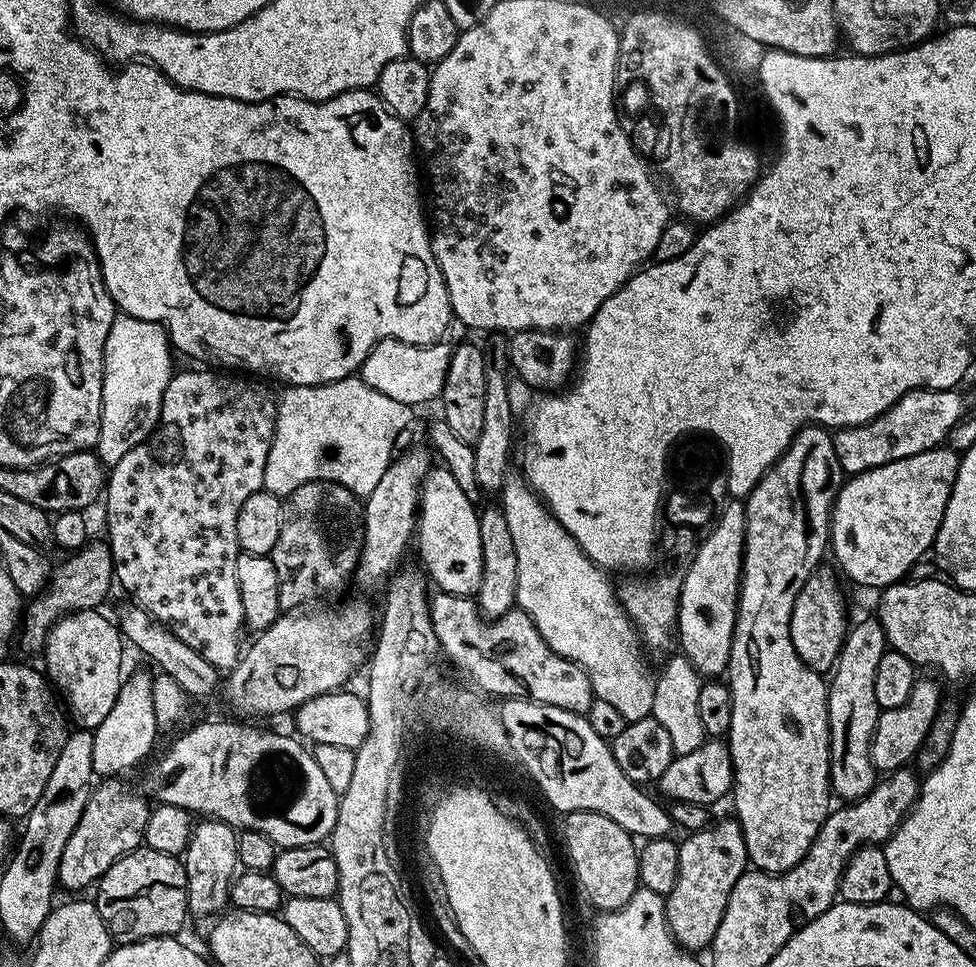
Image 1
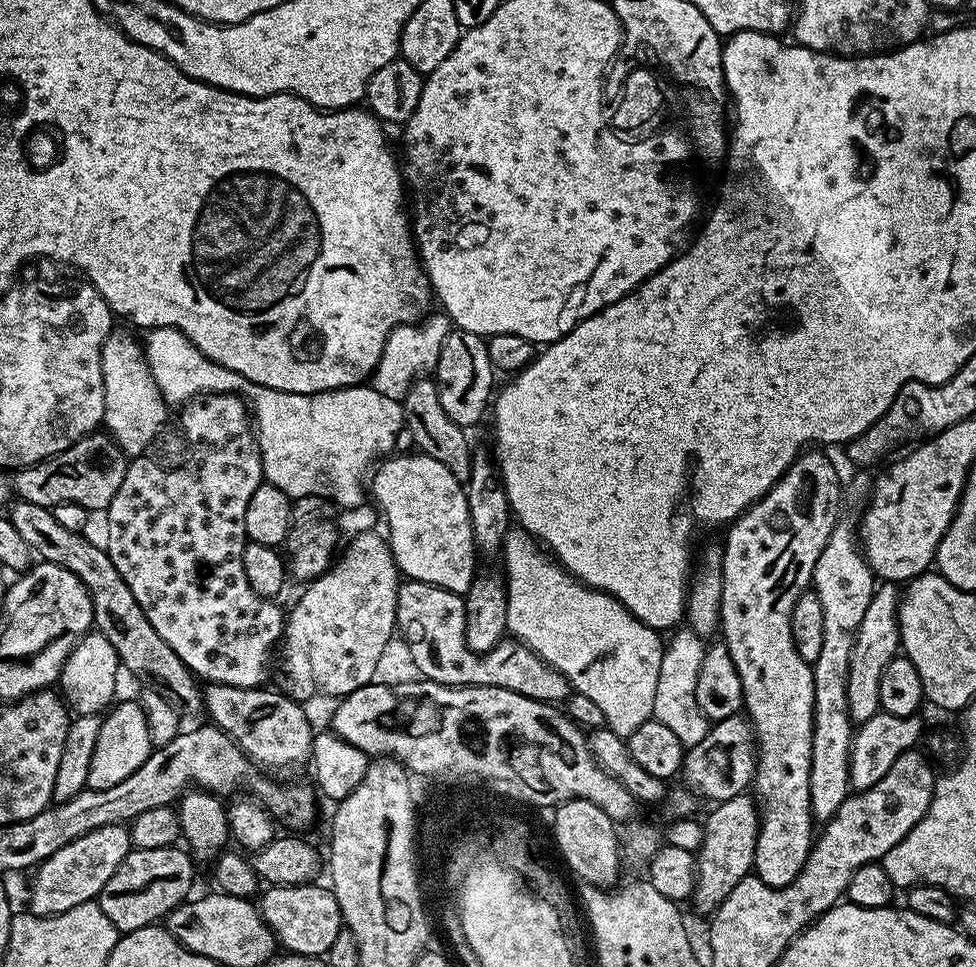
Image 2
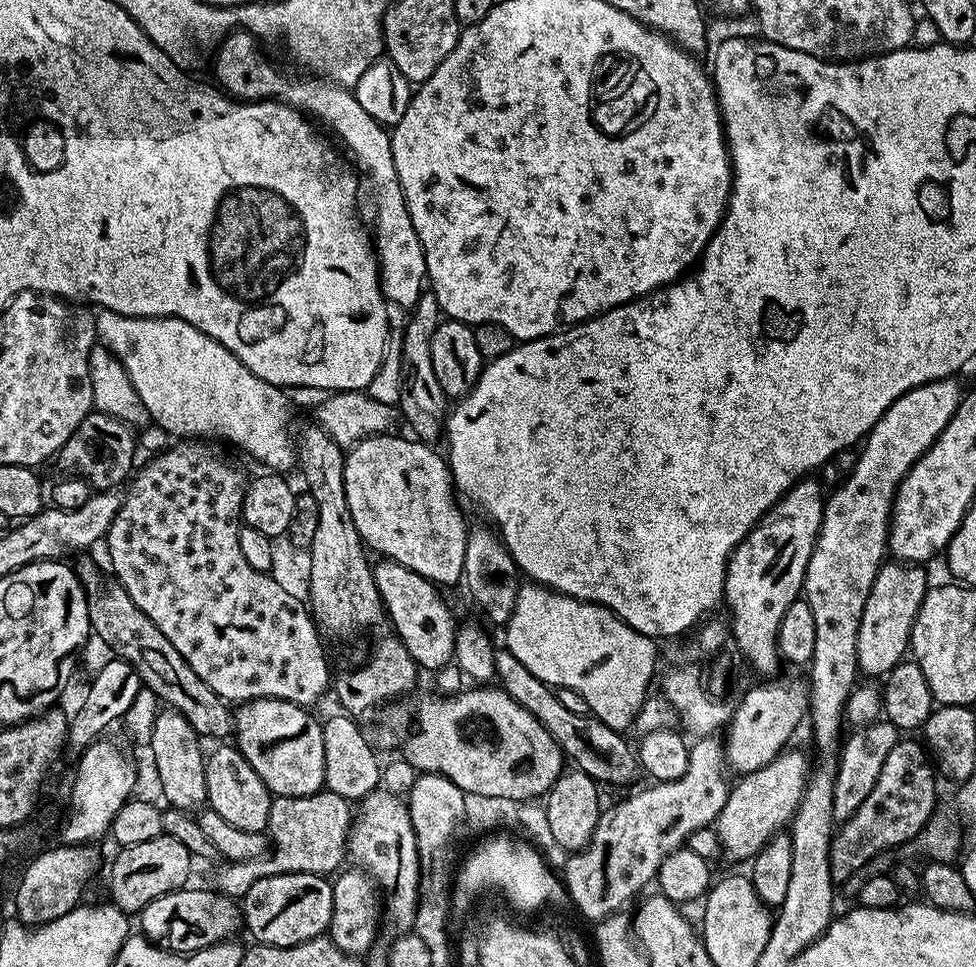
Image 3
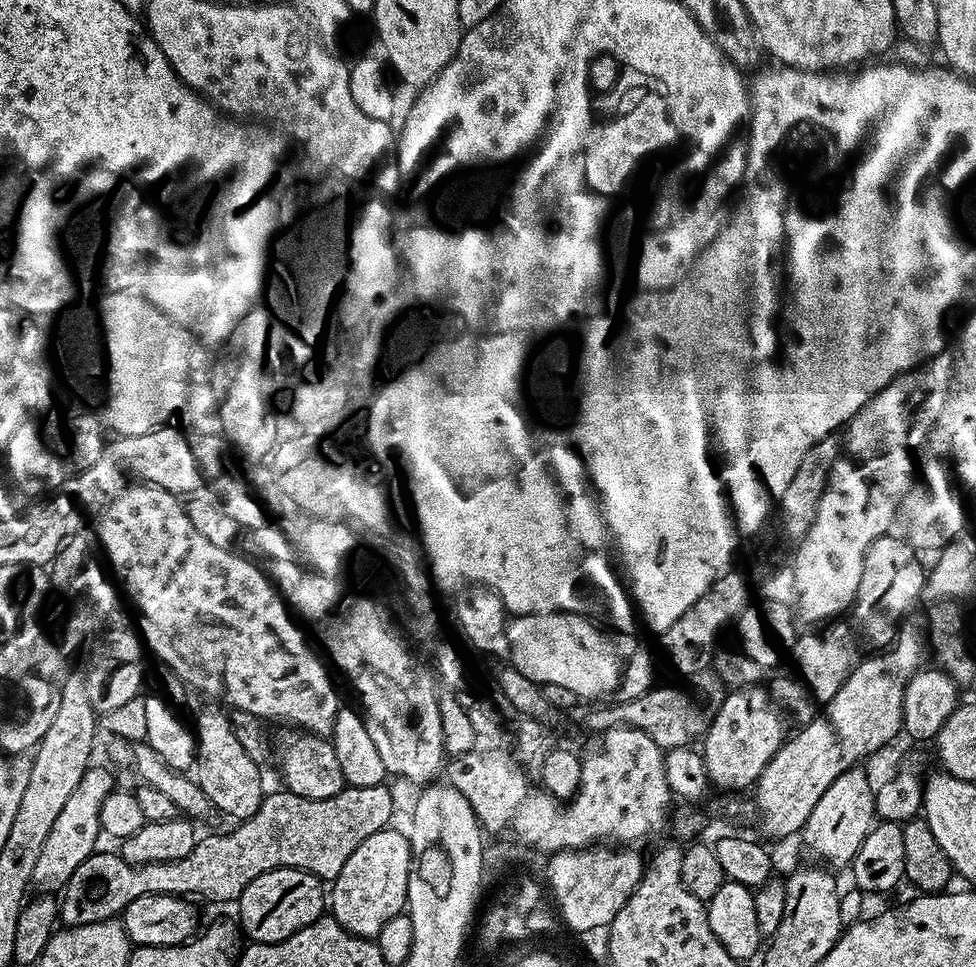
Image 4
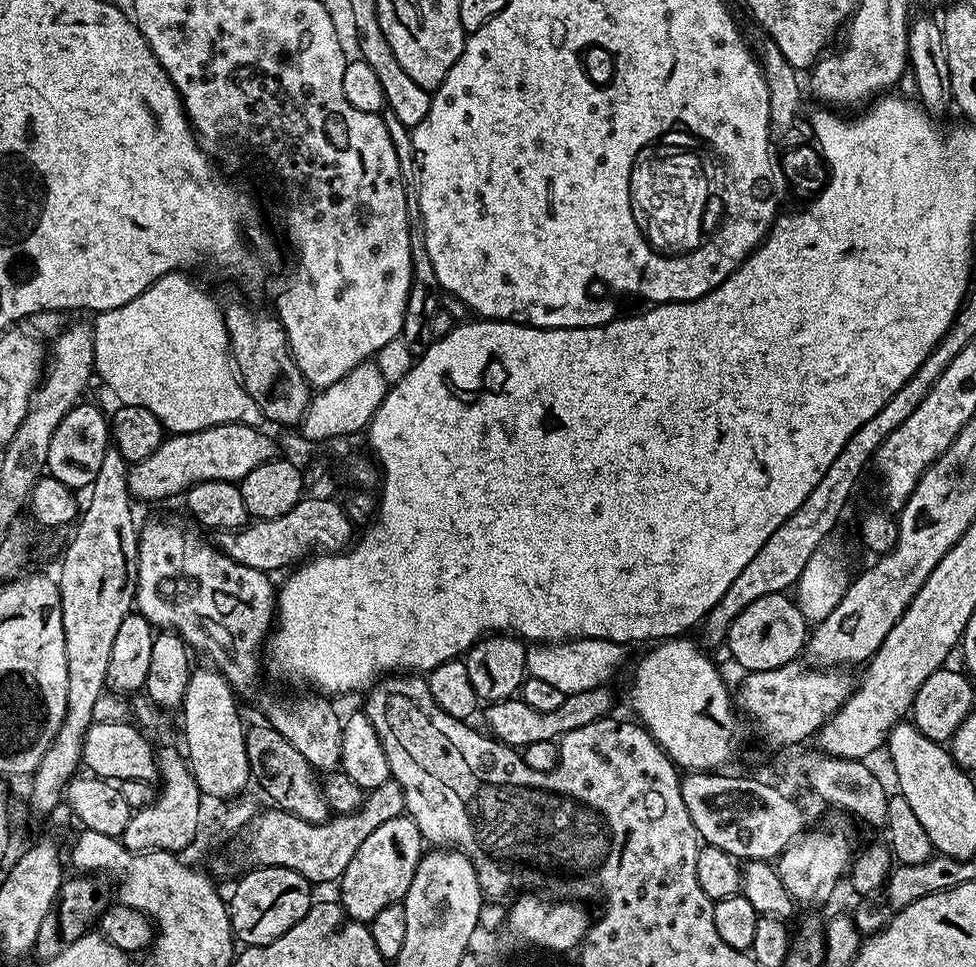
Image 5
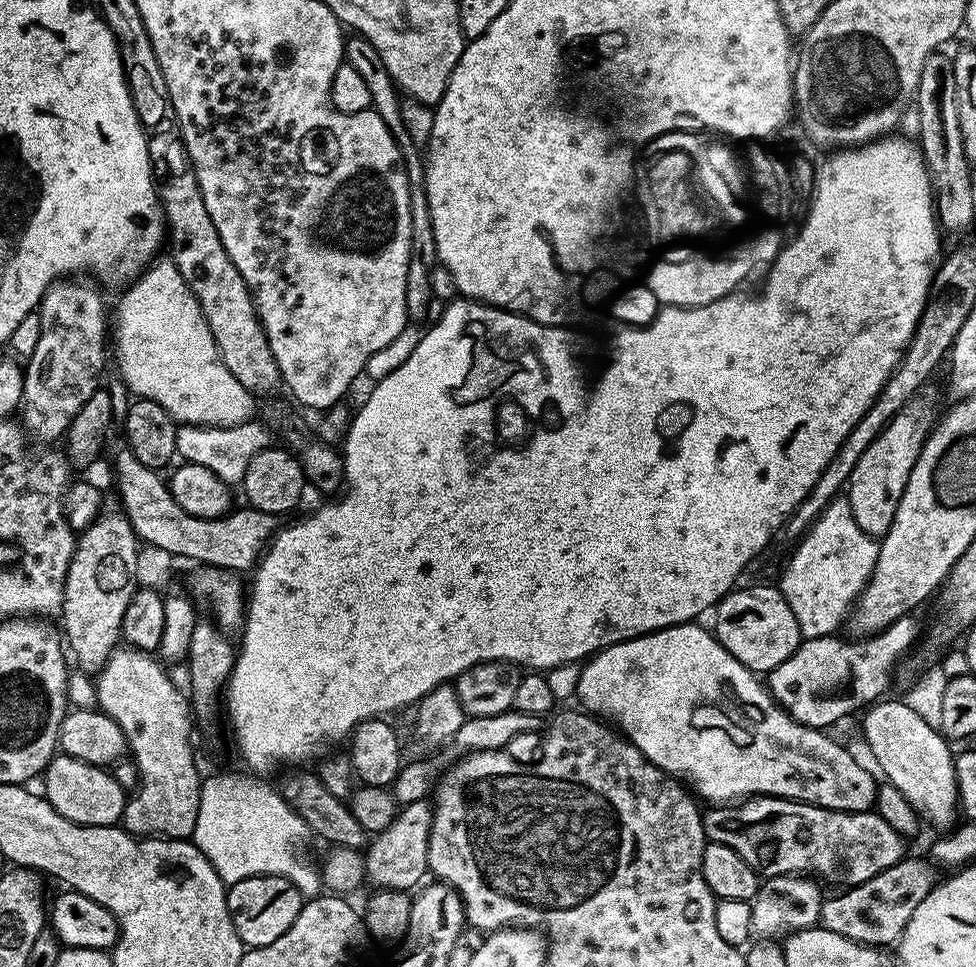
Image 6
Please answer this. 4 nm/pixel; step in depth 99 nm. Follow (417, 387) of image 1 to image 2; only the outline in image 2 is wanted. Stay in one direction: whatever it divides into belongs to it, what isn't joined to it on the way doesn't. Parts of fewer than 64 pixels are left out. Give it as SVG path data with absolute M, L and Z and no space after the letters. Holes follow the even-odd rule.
M446 314L432 316L423 322L401 322L386 338L386 346L378 358L376 371L370 377L371 387L377 388L386 398L403 401L413 383L425 374L431 373L438 362L442 342L448 337L454 325Z

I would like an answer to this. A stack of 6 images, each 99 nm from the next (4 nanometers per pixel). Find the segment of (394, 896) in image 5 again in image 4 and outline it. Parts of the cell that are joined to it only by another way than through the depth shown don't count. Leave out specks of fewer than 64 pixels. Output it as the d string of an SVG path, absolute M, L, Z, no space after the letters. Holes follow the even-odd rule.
M395 827L383 828L370 834L350 858L346 866L331 881L326 900L330 905L332 919L354 936L375 938L382 926L390 918L401 915L407 905L407 878L411 868L411 846L403 831L395 832Z

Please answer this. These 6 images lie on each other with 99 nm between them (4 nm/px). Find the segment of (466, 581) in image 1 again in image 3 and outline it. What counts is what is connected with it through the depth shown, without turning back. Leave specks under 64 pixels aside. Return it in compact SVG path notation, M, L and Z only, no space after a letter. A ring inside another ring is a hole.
M381 434L379 436L367 436L365 440L359 440L347 449L344 457L344 485L346 486L346 506L350 506L350 518L354 518L354 526L358 530L360 539L373 553L381 552L381 557L398 562L402 566L406 566L410 570L414 570L418 575L426 577L437 586L445 586L444 584L461 583L464 575L464 559L466 558L466 538L468 537L469 525L464 524L464 516L460 513L460 508L456 505L458 501L457 493L454 491L452 482L452 471L448 469L448 461L443 455L440 456L435 452L431 443L424 443L417 438L409 438L404 436L392 436L393 434Z

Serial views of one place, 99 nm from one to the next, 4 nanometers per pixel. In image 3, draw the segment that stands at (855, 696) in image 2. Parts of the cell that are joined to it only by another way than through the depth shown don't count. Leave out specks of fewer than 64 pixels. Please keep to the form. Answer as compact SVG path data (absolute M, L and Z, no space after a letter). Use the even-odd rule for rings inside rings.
M907 562L881 564L874 586L870 586L870 598L866 598L866 610L862 610L862 626L858 626L858 669L868 675L865 677L887 677L888 672L905 659L912 642L914 618L930 587L924 570L919 564Z

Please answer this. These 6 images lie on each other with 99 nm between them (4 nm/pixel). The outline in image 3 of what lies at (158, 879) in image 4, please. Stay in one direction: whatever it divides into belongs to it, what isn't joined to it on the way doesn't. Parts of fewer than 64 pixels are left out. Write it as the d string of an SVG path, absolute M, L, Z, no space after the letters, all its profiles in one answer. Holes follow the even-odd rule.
M327 790L309 796L275 797L266 829L266 836L272 839L272 853L269 856L253 854L243 860L221 863L216 872L215 891L229 898L243 898L256 880L274 874L305 872L327 877L328 872L335 873L341 867L339 864L345 863L353 819L354 808L349 800Z

